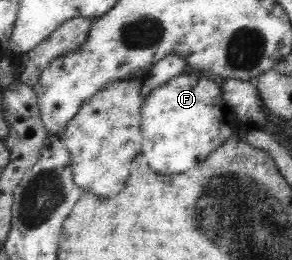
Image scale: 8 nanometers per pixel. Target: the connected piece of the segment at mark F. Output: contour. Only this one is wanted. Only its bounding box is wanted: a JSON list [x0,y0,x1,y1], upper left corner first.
[140,71,236,174]

